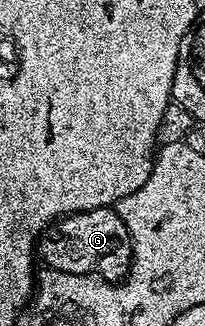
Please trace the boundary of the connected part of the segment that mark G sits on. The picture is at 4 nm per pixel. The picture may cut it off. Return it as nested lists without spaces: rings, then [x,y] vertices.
[[[115,206],[99,207],[89,211],[80,211],[76,215],[66,215],[57,219],[44,230],[38,240],[38,255],[45,268],[62,273],[93,274],[97,279],[120,281],[127,276],[132,266],[132,238]]]

